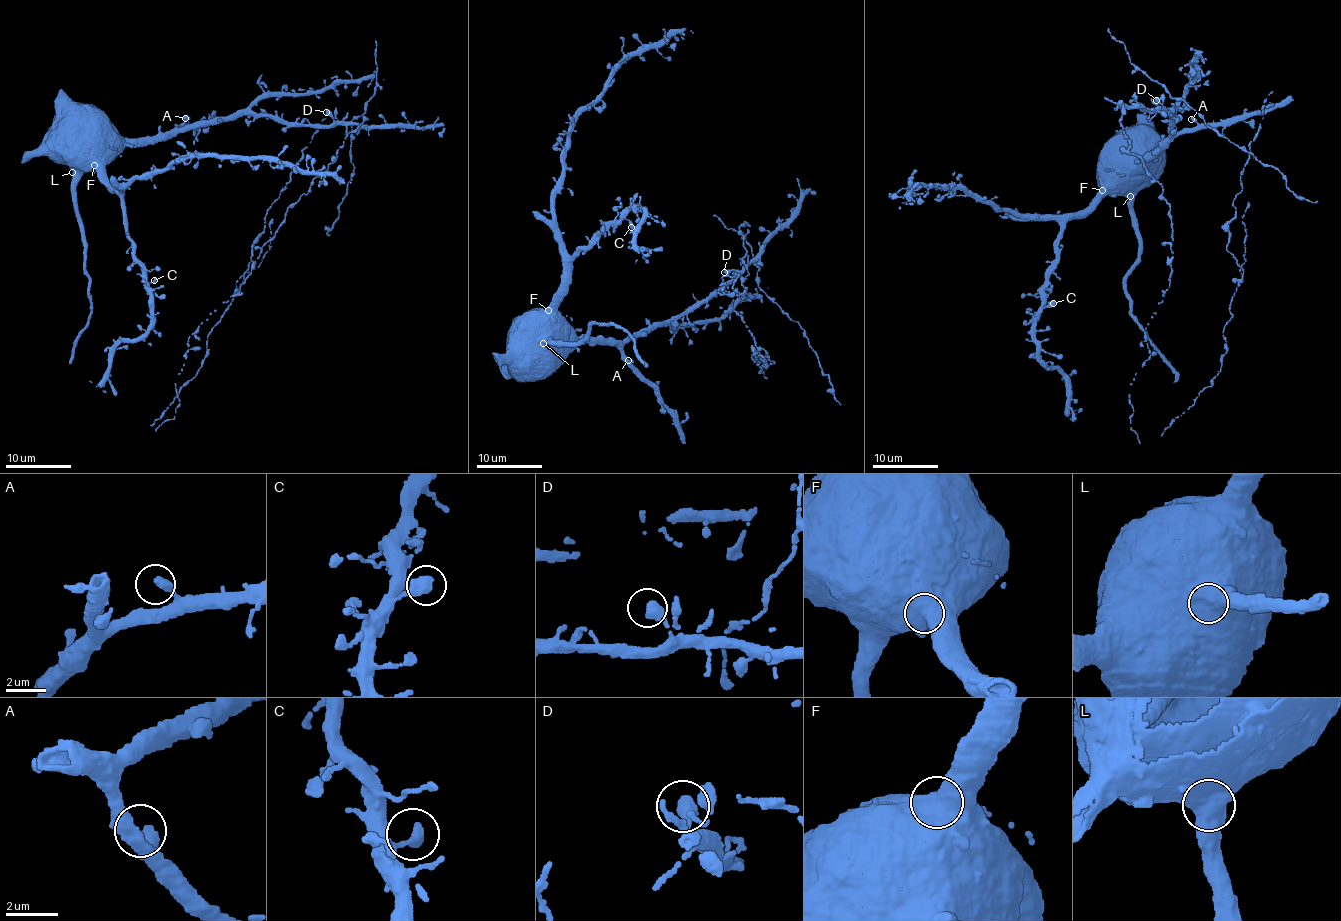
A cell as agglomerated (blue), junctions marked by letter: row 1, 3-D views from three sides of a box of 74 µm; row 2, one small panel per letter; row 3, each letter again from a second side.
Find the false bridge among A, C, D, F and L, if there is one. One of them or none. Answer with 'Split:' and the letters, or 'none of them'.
Split: none of them

